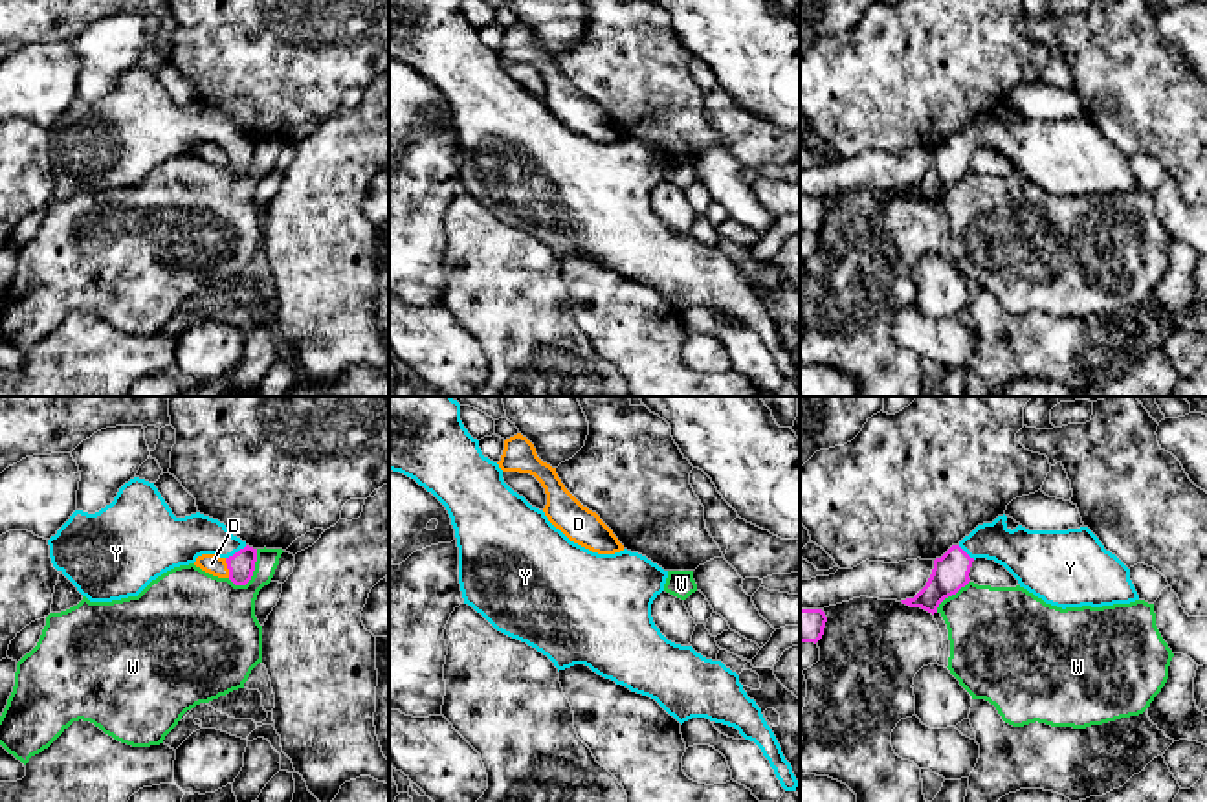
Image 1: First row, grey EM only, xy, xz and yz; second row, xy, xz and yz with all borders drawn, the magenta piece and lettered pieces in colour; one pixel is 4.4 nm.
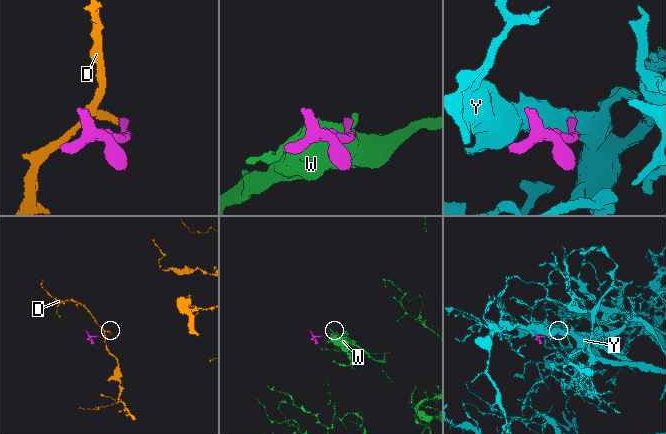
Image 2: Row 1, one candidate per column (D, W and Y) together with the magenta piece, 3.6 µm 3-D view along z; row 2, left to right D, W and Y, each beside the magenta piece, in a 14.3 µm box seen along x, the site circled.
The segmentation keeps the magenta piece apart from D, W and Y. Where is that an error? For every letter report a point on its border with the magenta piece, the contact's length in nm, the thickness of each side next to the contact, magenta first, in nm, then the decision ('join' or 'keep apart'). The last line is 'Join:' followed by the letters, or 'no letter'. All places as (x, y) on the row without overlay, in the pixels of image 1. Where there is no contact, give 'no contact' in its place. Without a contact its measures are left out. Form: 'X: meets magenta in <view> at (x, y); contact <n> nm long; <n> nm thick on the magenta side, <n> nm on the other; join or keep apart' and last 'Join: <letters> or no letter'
D: meets magenta in xy at (228, 156); contact 90 nm long; 120 nm thick on the magenta side, 90 nm on the other; keep apart
W: meets magenta in xy at (254, 158); contact 190 nm long; 120 nm thick on the magenta side, 300 nm on the other; keep apart
Y: meets magenta in xy at (235, 142); contact 110 nm long; 120 nm thick on the magenta side, 200 nm on the other; join
Join: Y

